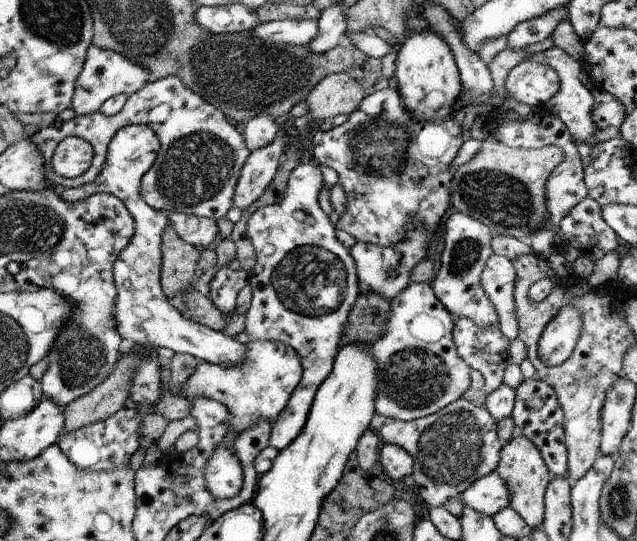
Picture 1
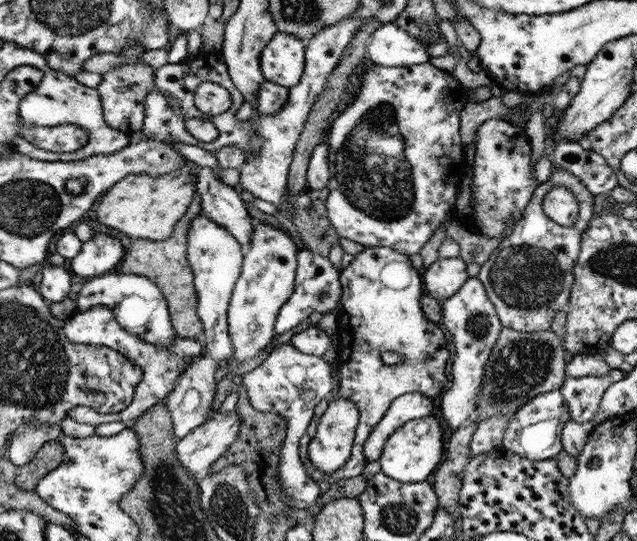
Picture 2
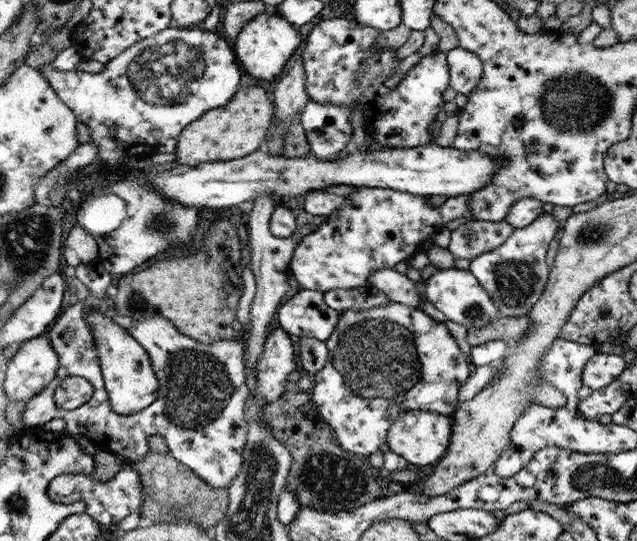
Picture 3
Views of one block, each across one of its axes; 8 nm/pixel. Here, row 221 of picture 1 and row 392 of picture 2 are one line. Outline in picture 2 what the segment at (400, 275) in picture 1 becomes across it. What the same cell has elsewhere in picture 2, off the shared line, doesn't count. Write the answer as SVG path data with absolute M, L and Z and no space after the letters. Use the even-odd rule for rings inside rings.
M418 392L407 393L397 399L387 410L380 422L370 433L364 444L363 453L368 461L379 460L382 447L388 437L406 421L430 415L434 405L433 398Z

